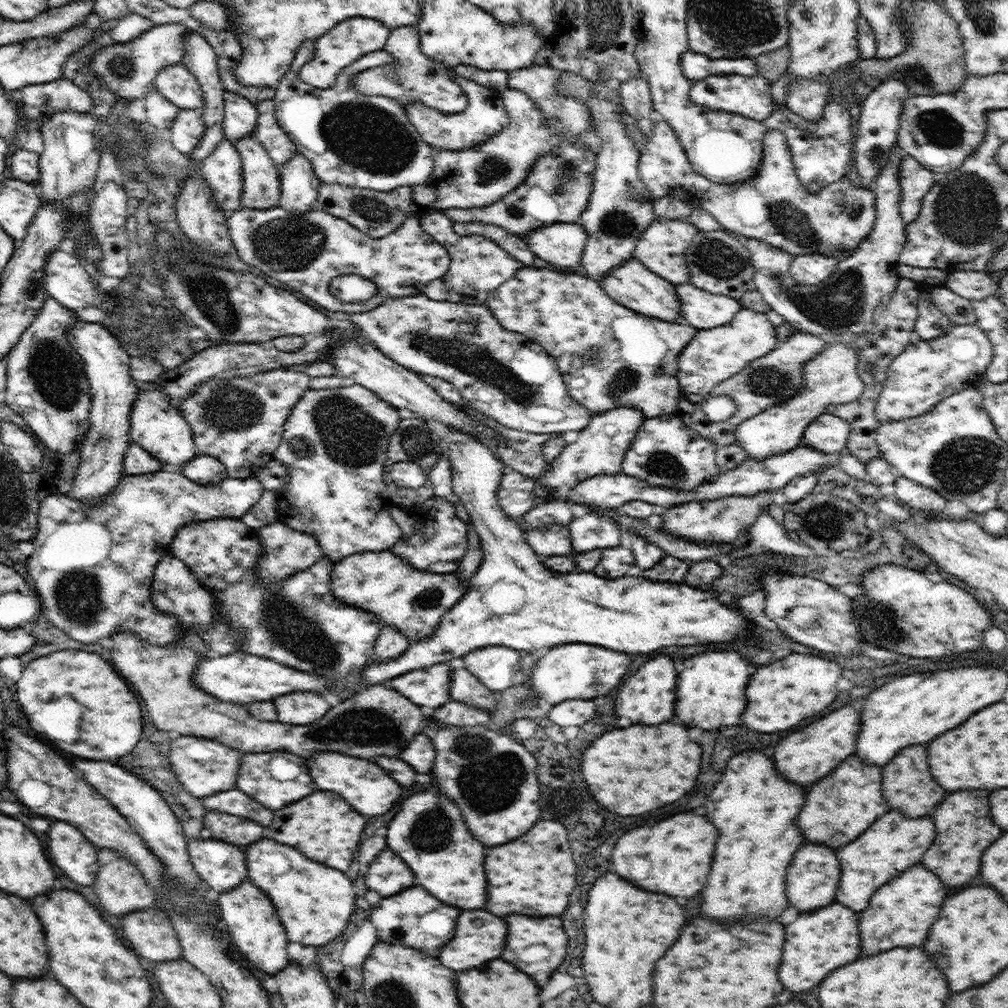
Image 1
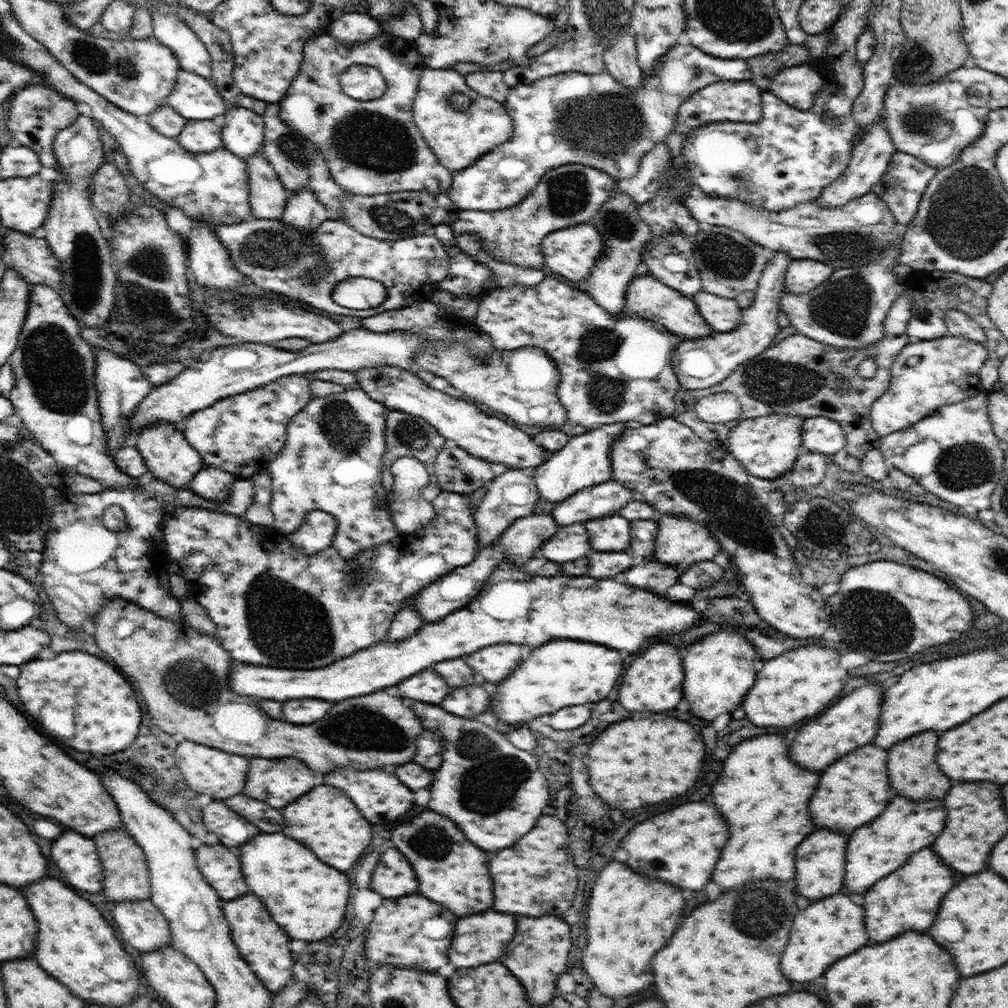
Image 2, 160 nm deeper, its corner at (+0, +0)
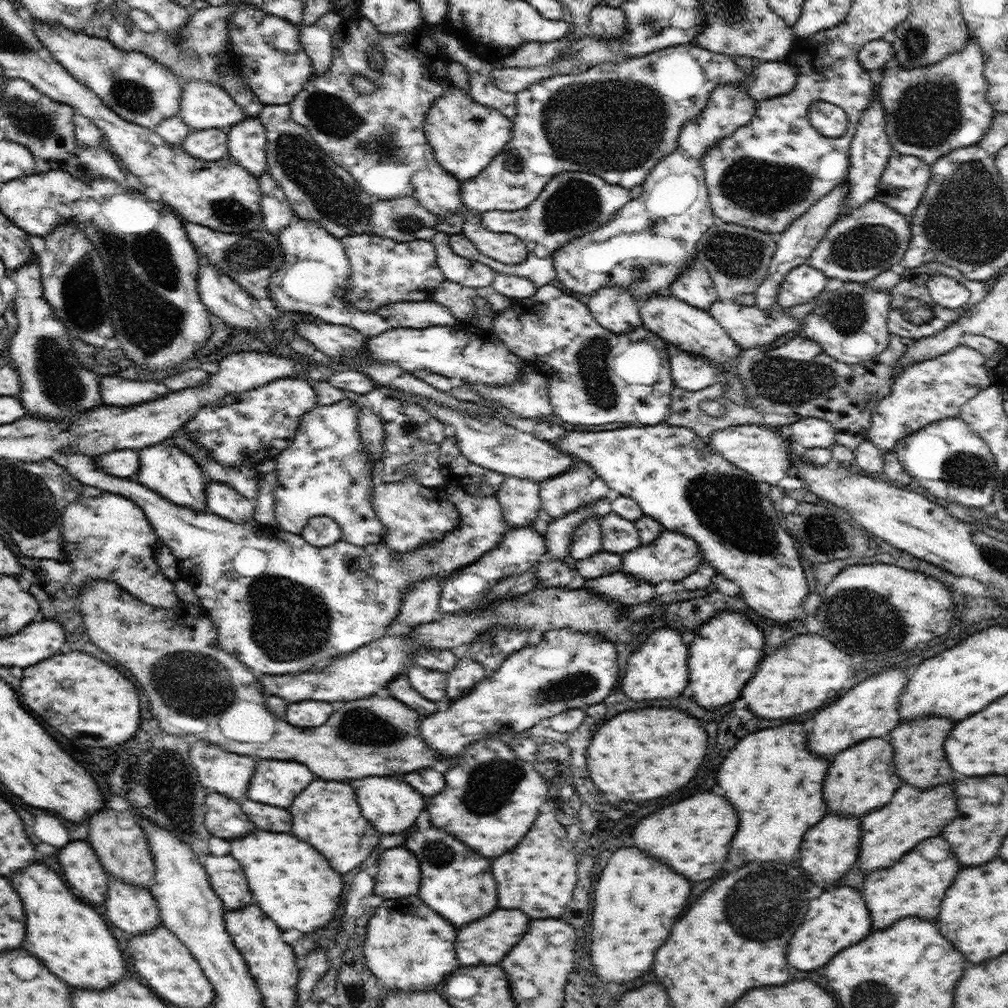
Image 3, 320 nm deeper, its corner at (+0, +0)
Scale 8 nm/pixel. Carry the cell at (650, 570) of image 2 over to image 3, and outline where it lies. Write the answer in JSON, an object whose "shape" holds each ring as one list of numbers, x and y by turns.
{"shape":[[621,570,584,582,584,588,588,588,590,592,598,592,598,594,606,596,608,600,616,600,626,606,649,601,654,596,655,585,651,582,650,584,638,582,635,576,624,574]]}

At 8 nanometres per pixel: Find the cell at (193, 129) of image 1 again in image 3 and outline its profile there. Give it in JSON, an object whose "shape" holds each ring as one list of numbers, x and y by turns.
{"shape":[[220,128,193,130,187,134,182,144,183,149,202,160,220,160,229,155,228,132]]}

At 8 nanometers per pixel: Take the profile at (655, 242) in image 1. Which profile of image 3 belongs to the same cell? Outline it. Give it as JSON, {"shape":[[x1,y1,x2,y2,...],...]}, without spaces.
{"shape":[[697,259,686,272,674,280,669,293,686,304,706,311,720,299,707,268]]}

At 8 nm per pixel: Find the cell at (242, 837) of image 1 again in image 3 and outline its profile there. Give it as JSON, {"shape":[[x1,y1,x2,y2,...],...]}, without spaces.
{"shape":[[207,792,204,814,206,828,212,835,221,839,242,838,254,830,254,824,242,814,240,804,222,796,222,794]]}

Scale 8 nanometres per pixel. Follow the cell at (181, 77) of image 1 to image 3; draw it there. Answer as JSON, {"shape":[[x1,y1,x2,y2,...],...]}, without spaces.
{"shape":[[199,80,185,83,179,114,193,130,228,130,248,117,226,89]]}

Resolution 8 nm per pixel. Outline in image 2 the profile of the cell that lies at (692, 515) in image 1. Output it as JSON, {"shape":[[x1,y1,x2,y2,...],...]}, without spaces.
{"shape":[[657,514,657,538,654,548,654,558,658,562,670,566,685,566,702,561,712,561,719,558,720,545,718,540,710,534,704,524,690,520,687,516,674,516,673,514]]}

